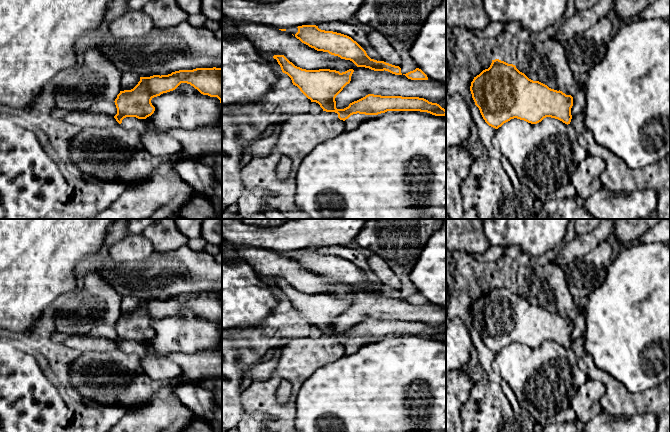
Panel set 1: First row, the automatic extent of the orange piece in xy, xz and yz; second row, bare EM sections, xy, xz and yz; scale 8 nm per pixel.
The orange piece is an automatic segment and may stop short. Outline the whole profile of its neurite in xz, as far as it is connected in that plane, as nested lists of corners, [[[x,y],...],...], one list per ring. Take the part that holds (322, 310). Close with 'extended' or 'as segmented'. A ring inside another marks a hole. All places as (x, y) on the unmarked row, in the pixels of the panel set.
[[[274,279],[273,282],[277,284],[282,296],[291,302],[293,309],[311,326],[318,327],[323,335],[337,337],[343,345],[357,337],[378,339],[387,335],[420,335],[435,340],[446,339],[446,334],[439,328],[424,322],[374,318],[368,318],[344,333],[337,333],[335,322],[350,307],[353,293],[342,297],[330,293],[306,294],[295,290],[284,279]]] | as segmented

